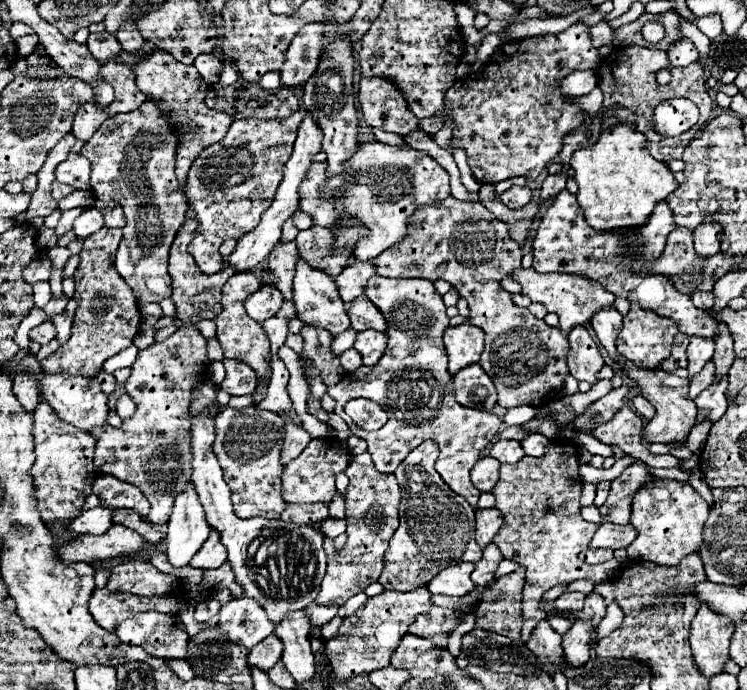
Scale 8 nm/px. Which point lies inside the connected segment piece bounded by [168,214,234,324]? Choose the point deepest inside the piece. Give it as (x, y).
(197, 296)

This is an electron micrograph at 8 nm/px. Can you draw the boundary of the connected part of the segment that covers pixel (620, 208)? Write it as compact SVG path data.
M628 122L604 128L592 146L578 148L572 154L570 166L578 182L578 204L584 210L586 222L596 230L646 224L654 204L678 188L668 166L654 160L646 150L646 136Z

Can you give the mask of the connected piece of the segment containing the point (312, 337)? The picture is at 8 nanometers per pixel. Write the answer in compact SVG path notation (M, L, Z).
M304 324L304 328L300 330L300 336L304 338L304 350L300 354L302 368L306 368L308 364L320 368L322 382L327 387L340 382L340 378L344 376L344 368L342 368L338 356L330 348L332 334L326 332L324 328Z

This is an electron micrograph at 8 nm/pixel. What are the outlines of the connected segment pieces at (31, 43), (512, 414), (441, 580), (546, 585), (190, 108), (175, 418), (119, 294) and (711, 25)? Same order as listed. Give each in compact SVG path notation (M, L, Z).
M28 34L28 36L22 36L16 40L16 46L18 46L18 56L24 58L28 54L34 52L34 46L38 44L38 36L36 34Z
M520 406L520 408L510 408L506 410L506 416L504 416L504 424L510 426L510 424L526 424L528 420L532 420L536 414L536 408L532 406Z
M474 564L448 566L428 584L428 590L432 594L444 594L444 596L466 596L476 588L474 582L470 580L472 570Z
M554 442L542 458L524 456L518 464L500 464L500 478L492 494L496 508L504 516L504 526L494 536L494 544L506 560L526 568L526 584L522 590L522 642L528 640L540 620L547 618L540 606L540 598L546 590L574 580L590 580L598 586L610 580L620 568L616 560L590 566L578 558L598 530L598 524L586 522L580 516L580 488L578 450L572 442Z
M154 50L152 54L148 54L144 60L136 64L134 74L136 74L136 86L158 104L158 108L174 128L174 134L178 136L176 176L182 190L186 190L186 174L190 172L190 164L194 164L194 160L202 154L204 148L212 146L214 142L222 140L222 136L226 136L232 118L206 106L204 98L208 84L204 84L194 66L186 66L174 60L174 56L170 56L170 52L166 50Z
M180 326L164 342L154 342L138 352L132 374L126 380L126 392L138 406L136 414L130 420L124 420L124 426L120 428L106 425L90 432L96 438L96 472L138 486L152 504L148 520L154 524L168 522L176 494L180 494L190 480L190 438L180 434L190 434L190 390L198 378L208 376L208 364L206 338L196 326Z
M100 228L84 240L80 252L80 264L74 272L78 310L74 314L74 326L70 340L58 348L52 356L42 360L42 370L46 374L76 374L76 376L96 376L102 370L106 358L126 350L140 330L140 310L136 306L134 292L122 280L114 268L114 254L122 240L120 228Z
M696 16L694 24L700 28L700 32L704 32L710 40L714 40L718 34L722 34L722 20L720 16Z

